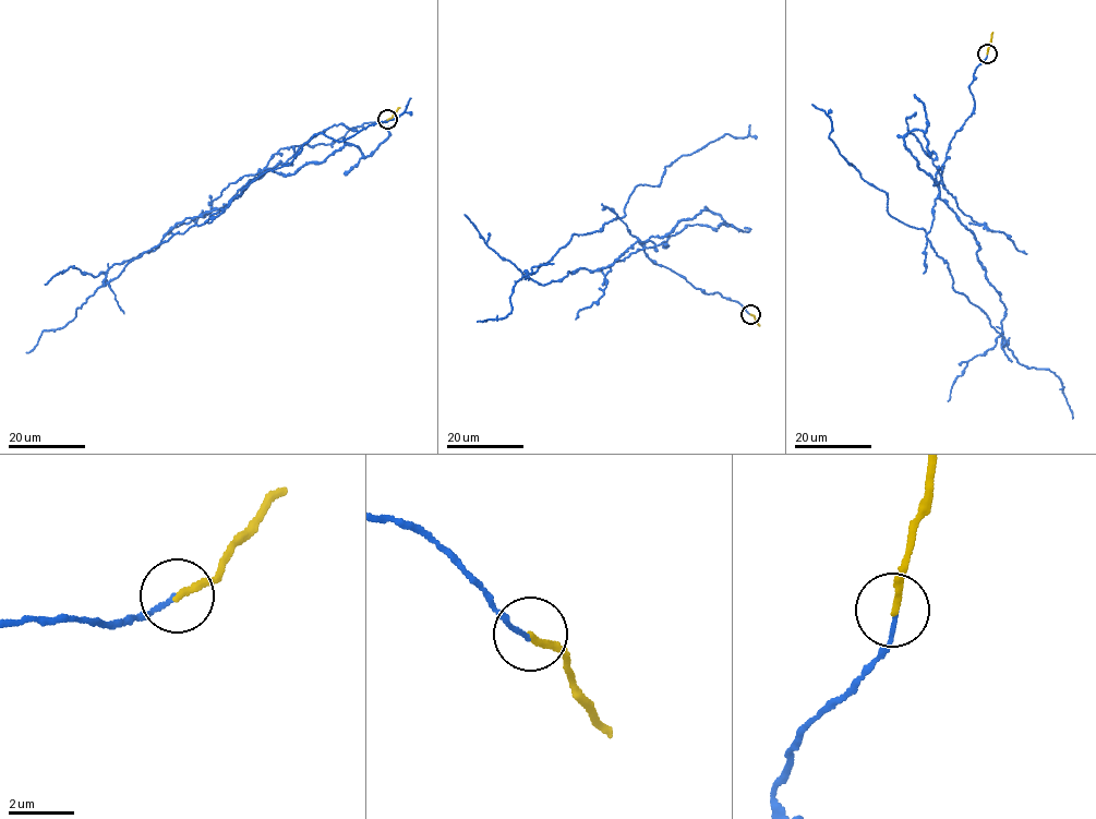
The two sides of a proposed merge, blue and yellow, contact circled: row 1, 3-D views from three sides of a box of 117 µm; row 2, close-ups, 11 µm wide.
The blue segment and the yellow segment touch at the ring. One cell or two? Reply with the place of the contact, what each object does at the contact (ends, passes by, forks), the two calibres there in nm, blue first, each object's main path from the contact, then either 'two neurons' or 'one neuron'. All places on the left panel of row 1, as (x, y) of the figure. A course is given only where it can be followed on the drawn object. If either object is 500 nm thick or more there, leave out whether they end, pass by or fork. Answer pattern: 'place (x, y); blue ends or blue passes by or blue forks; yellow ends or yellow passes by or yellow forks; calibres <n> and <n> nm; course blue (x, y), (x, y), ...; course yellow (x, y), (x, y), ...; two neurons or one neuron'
place (387, 119); blue ends; yellow ends; calibres 110 and 200 nm; course blue (387, 120), (329, 144), (281, 148), (229, 203), (115, 264), (73, 320), (25, 352); course yellow (387, 120), (399, 107); two neurons

